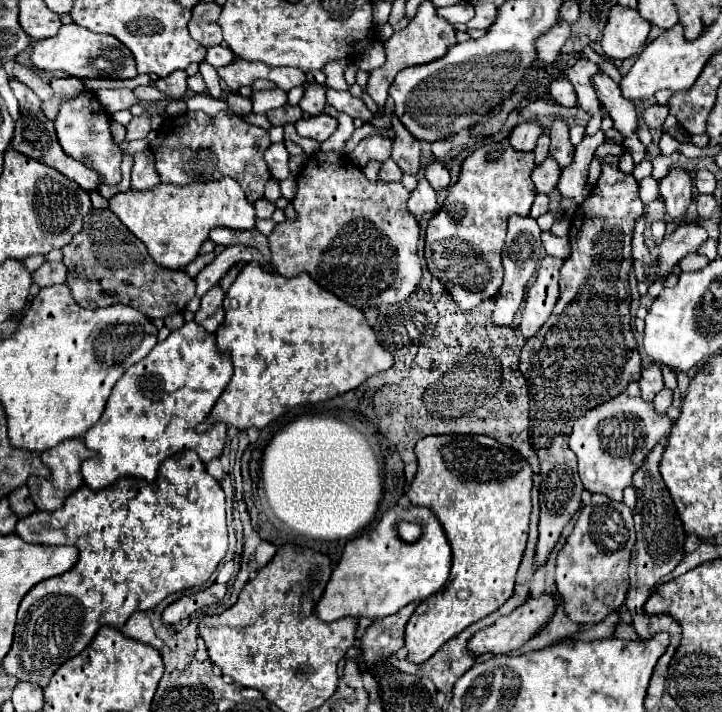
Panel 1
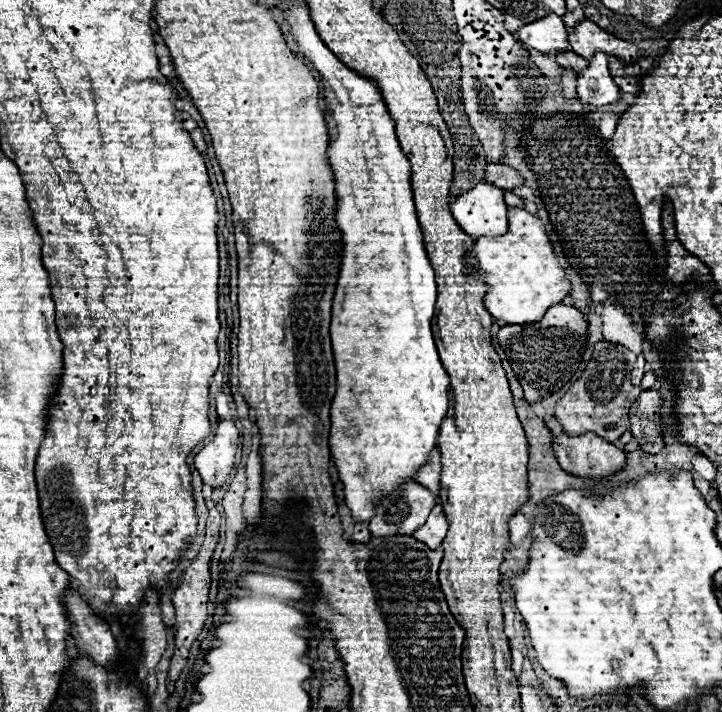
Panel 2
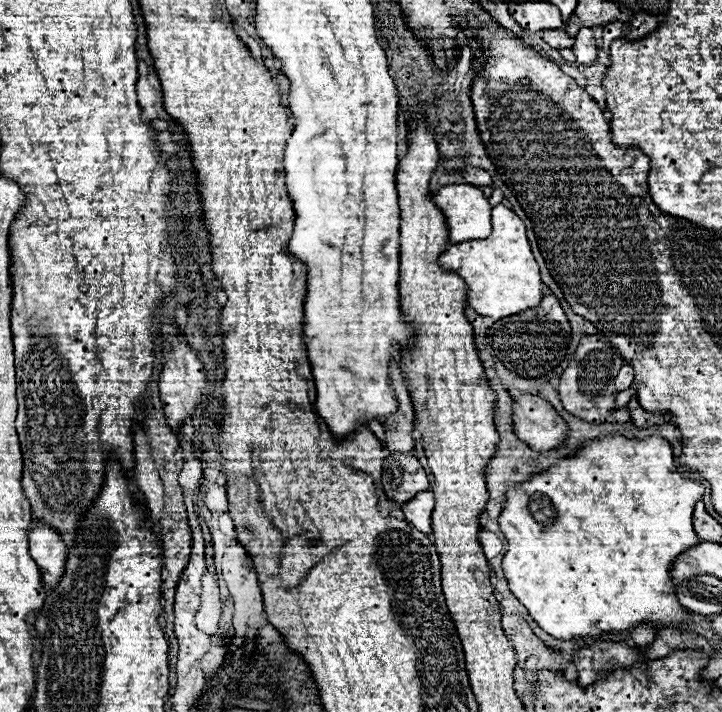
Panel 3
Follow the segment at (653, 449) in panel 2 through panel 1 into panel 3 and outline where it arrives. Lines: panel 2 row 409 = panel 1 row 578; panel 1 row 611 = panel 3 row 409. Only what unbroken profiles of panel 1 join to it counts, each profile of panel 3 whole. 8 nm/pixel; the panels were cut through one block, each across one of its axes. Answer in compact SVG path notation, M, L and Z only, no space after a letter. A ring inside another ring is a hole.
M632 396L630 404L628 404L628 410L630 410L630 418L632 418L634 426L640 428L640 430L646 430L646 428L652 428L652 426L660 426L660 424L670 422L670 414L650 414L650 412L646 412L638 404L638 398L636 396Z

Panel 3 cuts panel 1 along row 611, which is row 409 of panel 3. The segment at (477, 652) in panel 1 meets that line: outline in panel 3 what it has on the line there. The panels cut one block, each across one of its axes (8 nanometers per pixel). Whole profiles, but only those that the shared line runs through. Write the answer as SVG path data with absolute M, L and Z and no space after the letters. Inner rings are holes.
M520 394L512 408L512 424L516 428L516 434L530 448L546 452L566 442L568 426L548 400L534 394Z

